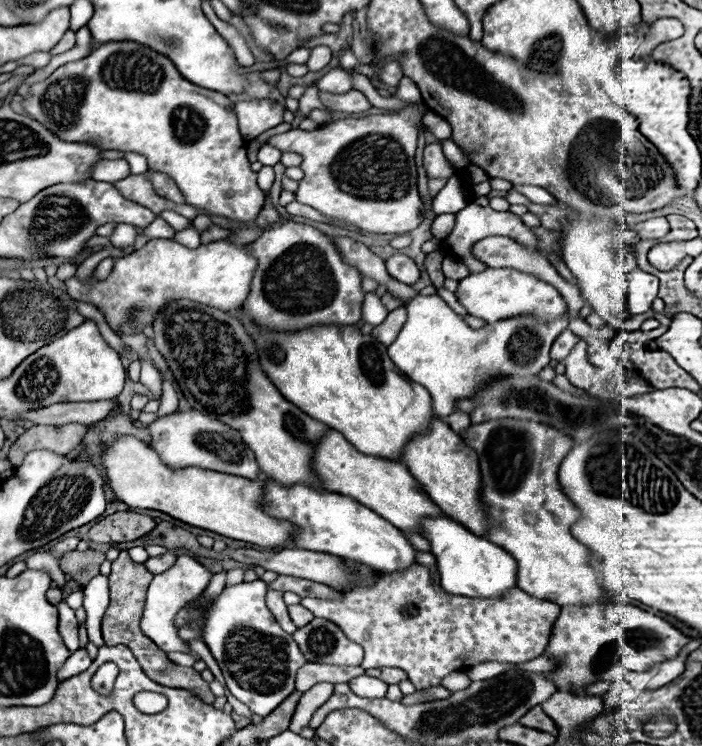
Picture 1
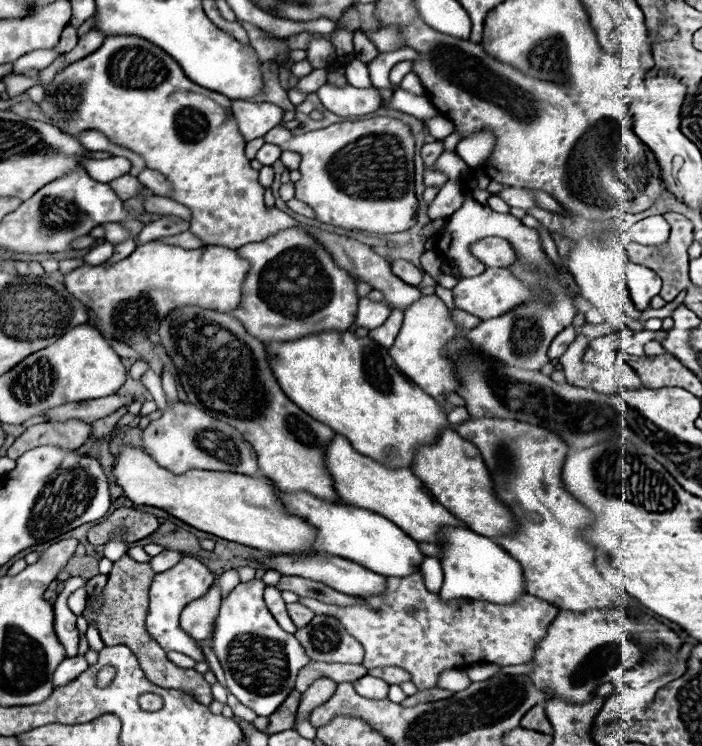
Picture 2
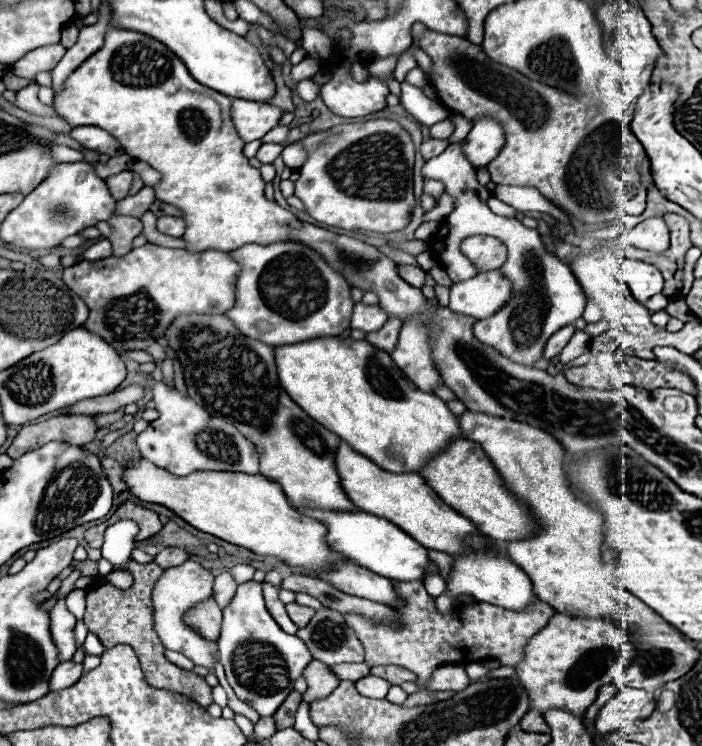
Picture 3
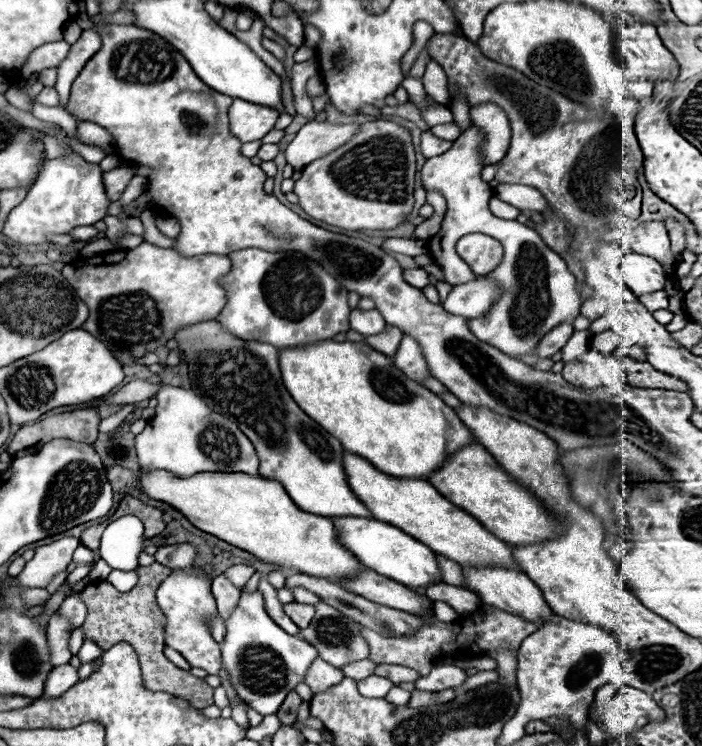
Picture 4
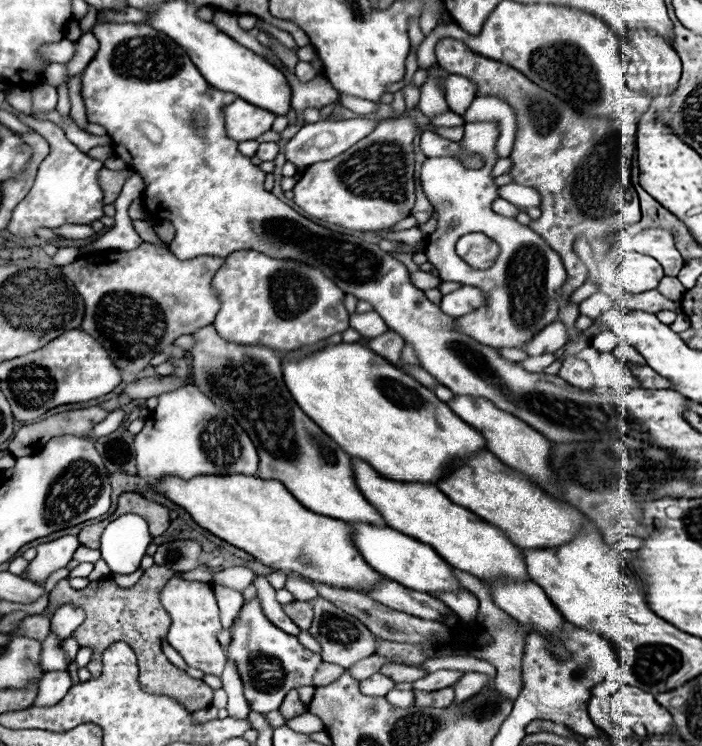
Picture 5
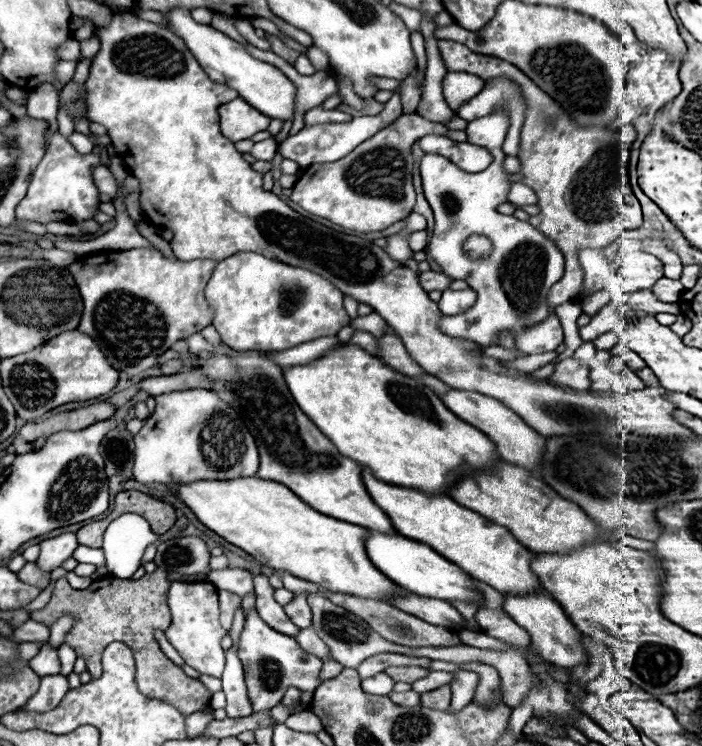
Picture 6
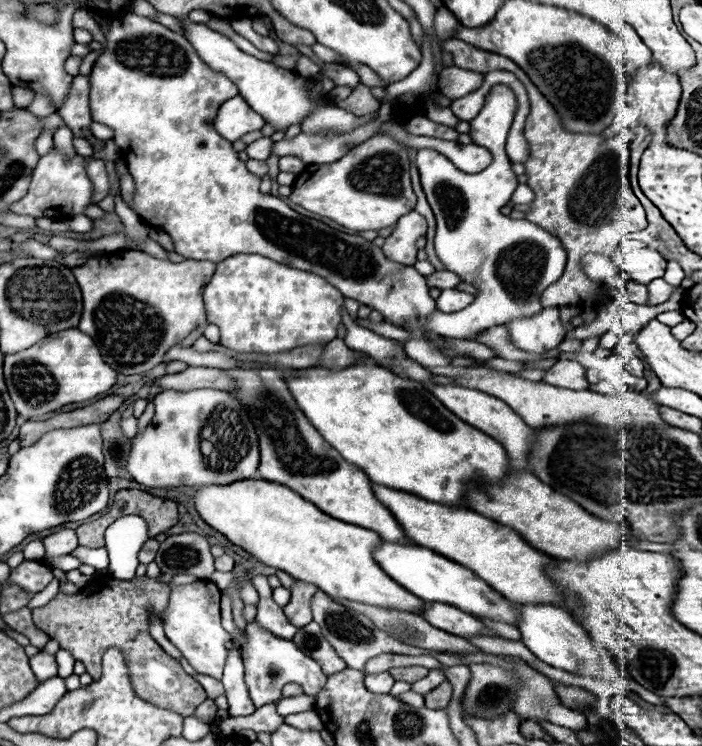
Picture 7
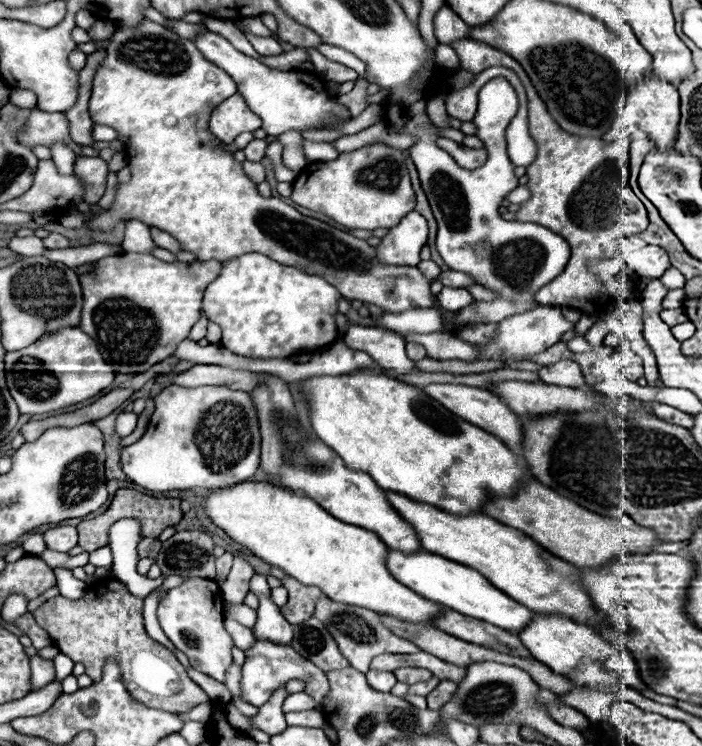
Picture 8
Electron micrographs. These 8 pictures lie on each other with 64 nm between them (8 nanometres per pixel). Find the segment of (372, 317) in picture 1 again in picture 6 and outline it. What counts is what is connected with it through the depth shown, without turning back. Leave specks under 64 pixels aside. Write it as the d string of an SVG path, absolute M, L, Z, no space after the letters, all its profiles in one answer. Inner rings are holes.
M372 312L372 314L368 314L368 316L356 316L350 324L352 324L356 330L368 332L368 334L372 334L372 336L376 336L376 338L380 338L380 336L386 334L386 322L384 322L376 312Z

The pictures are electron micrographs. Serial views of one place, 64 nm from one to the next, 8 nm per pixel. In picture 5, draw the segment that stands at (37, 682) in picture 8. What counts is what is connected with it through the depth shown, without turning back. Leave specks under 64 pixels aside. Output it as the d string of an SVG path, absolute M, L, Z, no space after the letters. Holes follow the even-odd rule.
M50 630L46 640L42 642L42 660L40 666L44 672L52 672L52 670L66 670L68 668L68 660L66 654L62 650L62 640Z

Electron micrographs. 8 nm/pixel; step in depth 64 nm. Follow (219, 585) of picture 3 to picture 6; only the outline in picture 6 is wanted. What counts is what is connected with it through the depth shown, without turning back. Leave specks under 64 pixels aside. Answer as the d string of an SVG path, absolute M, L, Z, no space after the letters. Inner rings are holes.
M218 590L218 596L220 596L220 622L226 630L230 630L232 626L232 618L234 618L234 612L240 608L240 602L242 598L234 592L228 592L228 590Z

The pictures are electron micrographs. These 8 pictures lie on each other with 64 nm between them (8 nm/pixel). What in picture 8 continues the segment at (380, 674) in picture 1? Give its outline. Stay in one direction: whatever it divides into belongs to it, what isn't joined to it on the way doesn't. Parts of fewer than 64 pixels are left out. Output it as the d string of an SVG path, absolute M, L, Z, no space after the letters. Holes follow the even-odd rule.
M398 668L398 670L394 670L394 676L396 676L400 682L416 684L416 682L428 680L428 678L432 676L432 672L428 672L428 670L424 670L424 668Z

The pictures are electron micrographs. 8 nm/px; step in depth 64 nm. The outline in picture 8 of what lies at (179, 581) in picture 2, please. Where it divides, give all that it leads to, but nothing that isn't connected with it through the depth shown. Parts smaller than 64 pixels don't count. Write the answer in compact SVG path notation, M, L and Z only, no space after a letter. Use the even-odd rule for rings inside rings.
M190 578L178 588L168 590L164 600L158 604L158 620L172 644L188 656L192 668L216 678L218 682L224 682L226 670L232 664L234 642L224 630L222 594L214 580Z

